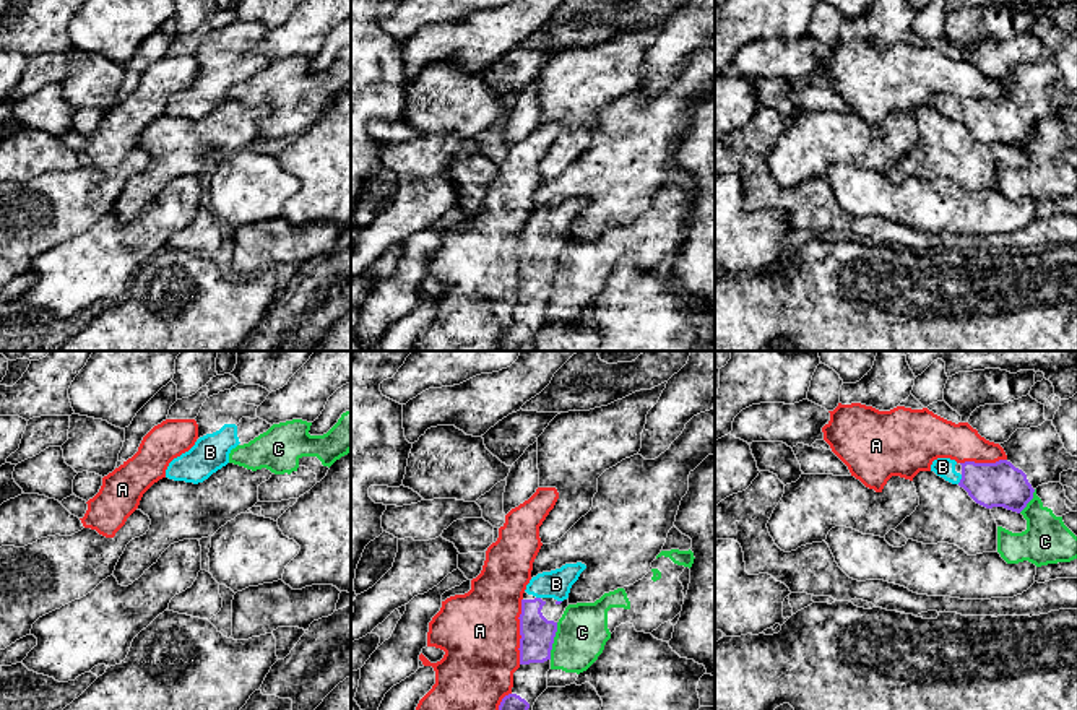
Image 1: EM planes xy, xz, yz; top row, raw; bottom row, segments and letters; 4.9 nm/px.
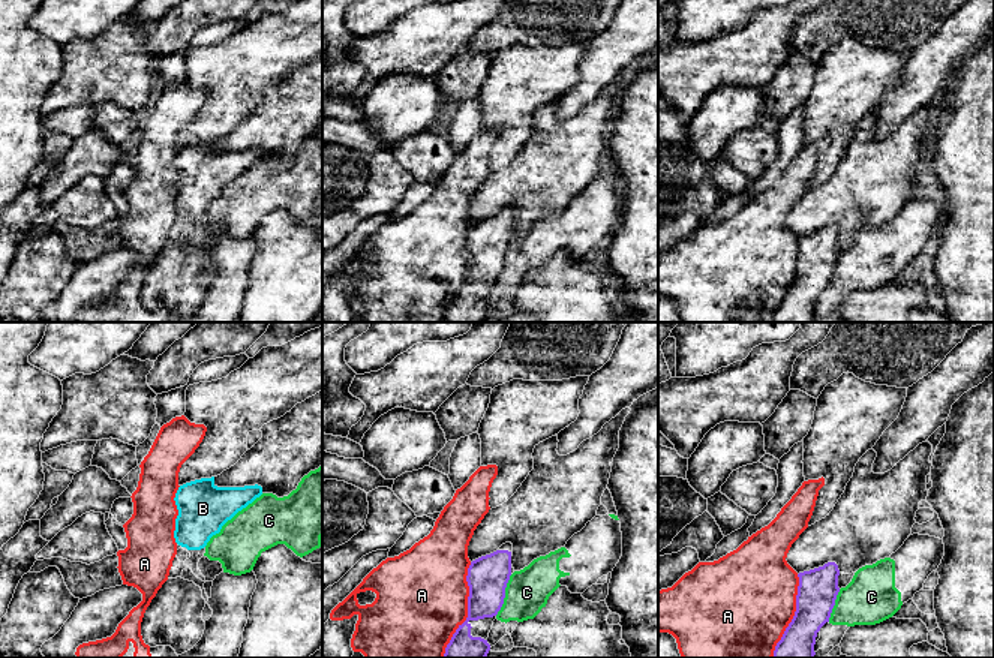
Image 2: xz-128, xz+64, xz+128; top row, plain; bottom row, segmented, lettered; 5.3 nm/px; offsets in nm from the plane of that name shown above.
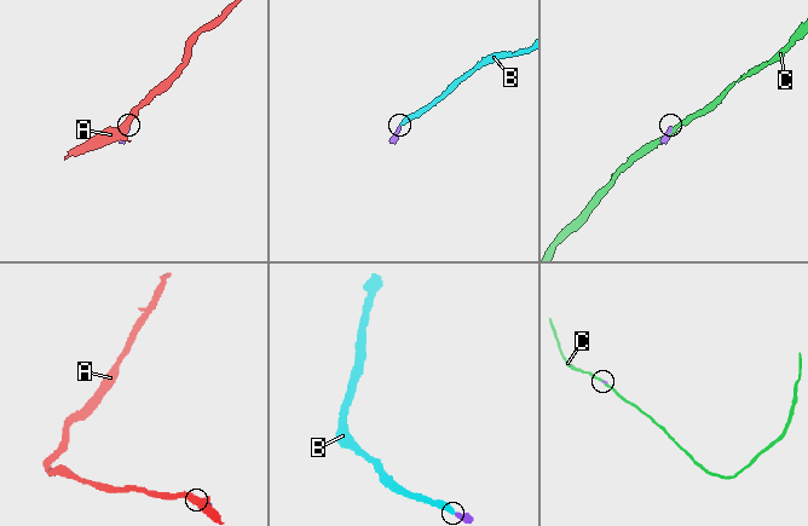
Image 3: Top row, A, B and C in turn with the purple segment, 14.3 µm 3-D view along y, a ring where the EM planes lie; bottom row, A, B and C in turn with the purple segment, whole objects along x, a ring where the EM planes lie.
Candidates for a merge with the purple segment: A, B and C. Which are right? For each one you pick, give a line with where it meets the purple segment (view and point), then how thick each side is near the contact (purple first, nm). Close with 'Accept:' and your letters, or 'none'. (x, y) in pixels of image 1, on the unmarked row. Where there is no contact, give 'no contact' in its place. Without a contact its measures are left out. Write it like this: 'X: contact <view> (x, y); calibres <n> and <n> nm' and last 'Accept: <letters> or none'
B: contact yz (960, 116); calibres 220 and 100 nm
Accept: B

